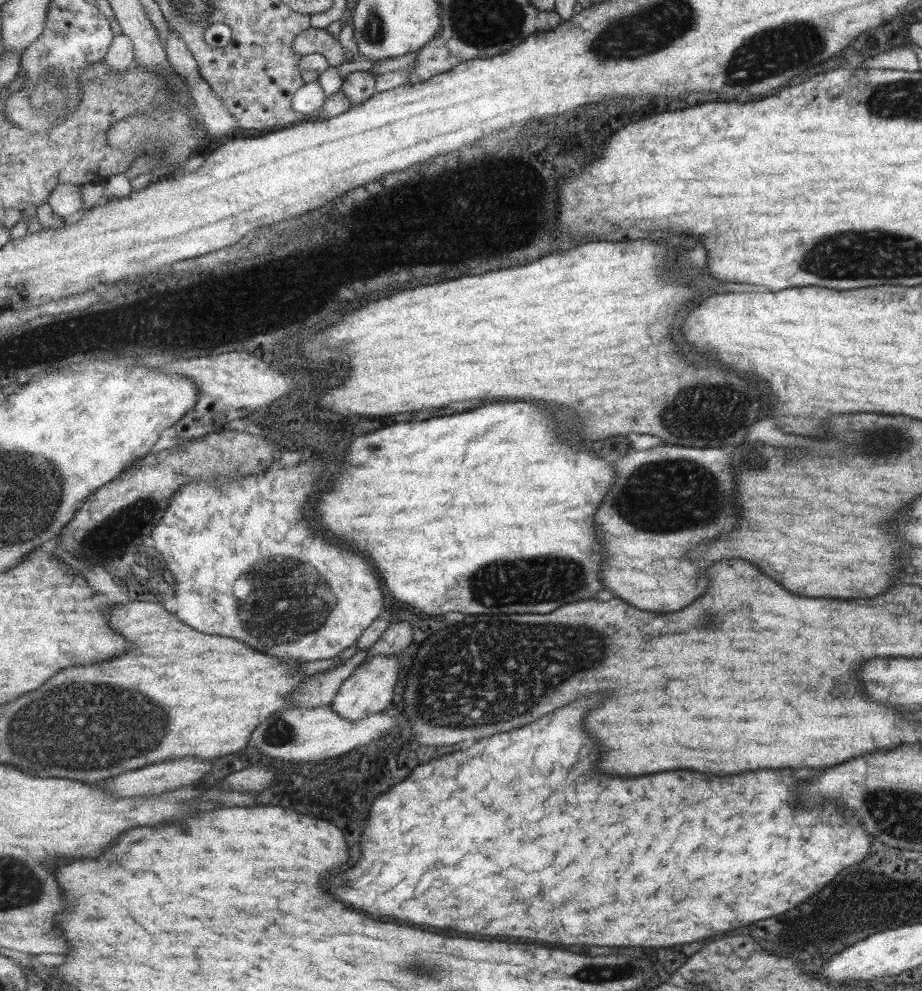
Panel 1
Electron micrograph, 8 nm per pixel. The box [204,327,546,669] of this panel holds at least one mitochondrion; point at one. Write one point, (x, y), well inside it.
(276, 606)

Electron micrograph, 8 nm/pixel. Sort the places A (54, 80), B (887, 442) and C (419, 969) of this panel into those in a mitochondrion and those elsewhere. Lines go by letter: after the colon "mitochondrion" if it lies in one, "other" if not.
A: mitochondrion
B: mitochondrion
C: mitochondrion

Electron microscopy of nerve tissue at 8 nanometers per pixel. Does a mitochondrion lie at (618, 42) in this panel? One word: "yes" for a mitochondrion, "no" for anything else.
yes

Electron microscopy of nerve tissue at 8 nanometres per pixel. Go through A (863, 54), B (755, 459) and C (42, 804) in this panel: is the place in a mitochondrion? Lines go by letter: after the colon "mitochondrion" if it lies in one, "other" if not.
A: other
B: mitochondrion
C: other

